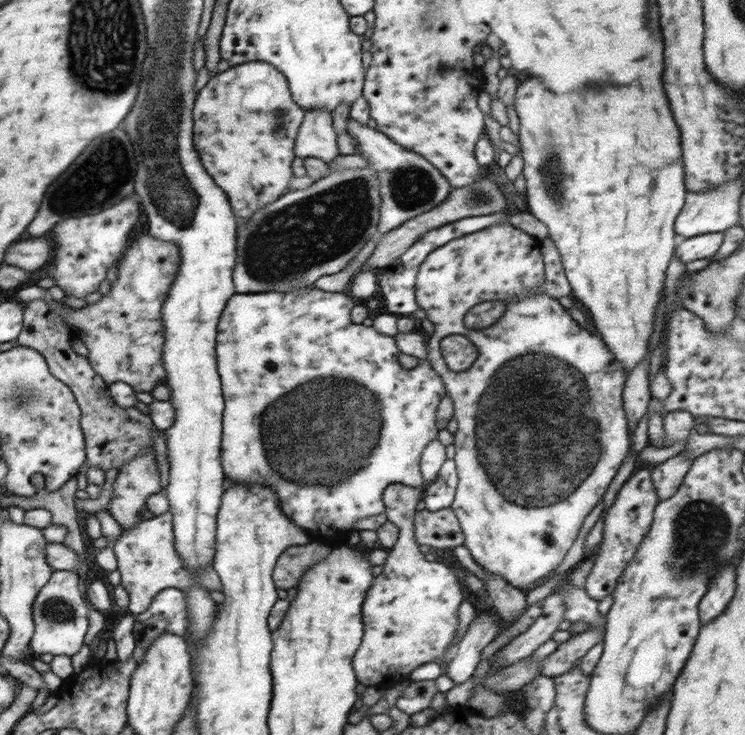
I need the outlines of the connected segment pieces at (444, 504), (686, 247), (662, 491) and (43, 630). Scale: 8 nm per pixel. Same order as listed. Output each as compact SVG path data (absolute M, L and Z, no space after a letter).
M446 459L438 471L438 476L424 486L422 499L425 508L437 511L450 507L455 499L457 484L458 475L454 459Z
M708 233L680 239L675 248L675 257L685 265L696 260L713 259L720 249L723 238L723 233Z
M676 455L650 469L652 483L658 493L658 502L676 493L686 473L690 470L693 459L686 455Z
M72 570L53 571L48 582L40 589L34 600L32 615L35 630L30 644L32 655L50 655L72 657L82 648L88 631L88 610L78 587L79 575Z

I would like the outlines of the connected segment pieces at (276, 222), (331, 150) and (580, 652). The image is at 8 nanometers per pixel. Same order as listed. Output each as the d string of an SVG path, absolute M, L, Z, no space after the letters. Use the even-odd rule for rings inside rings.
M350 167L332 171L329 176L312 182L305 190L288 192L284 197L274 200L272 204L266 204L262 210L252 214L252 218L240 220L237 228L236 244L237 258L234 272L232 272L232 281L234 288L238 293L262 293L262 292L281 292L288 293L294 286L314 286L315 282L322 276L333 275L346 267L346 264L355 259L357 255L366 247L367 242L375 240L378 233L378 223L380 223L380 204L382 204L382 195L380 195L379 172L370 167L352 169Z
M322 108L306 111L295 141L297 158L318 158L326 163L341 156L338 133L333 128L331 113Z
M604 629L585 631L560 643L555 652L545 658L542 675L553 678L569 672L576 662L586 655L586 652L589 652L594 645L603 642L603 634Z

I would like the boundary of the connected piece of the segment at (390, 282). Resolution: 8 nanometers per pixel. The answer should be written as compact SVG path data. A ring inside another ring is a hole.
M498 212L498 214L488 214L486 216L471 216L456 220L447 225L440 225L438 228L428 229L420 239L416 240L410 249L406 250L399 258L396 258L388 267L384 267L378 271L378 294L379 298L383 299L388 312L394 313L397 316L409 315L412 312L419 310L418 303L416 303L416 276L418 274L420 264L434 251L436 248L444 247L450 240L478 232L482 228L488 228L492 224L498 224L500 221L508 222L508 218L512 212ZM508 212L508 214L506 214Z

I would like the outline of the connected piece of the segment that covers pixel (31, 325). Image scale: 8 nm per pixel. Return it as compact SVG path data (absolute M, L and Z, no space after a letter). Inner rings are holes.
M30 300L24 303L24 320L22 332L18 336L20 346L36 349L46 357L51 372L58 380L64 382L72 389L76 400L82 408L83 435L86 437L87 462L89 466L102 469L106 472L110 468L120 469L128 464L134 456L138 456L142 449L152 447L154 441L152 430L160 432L165 437L165 430L159 429L152 424L150 415L142 413L134 408L120 408L112 399L109 385L104 379L96 374L89 360L78 355L71 347L68 330L64 324L48 323L48 316L53 308L44 300Z

